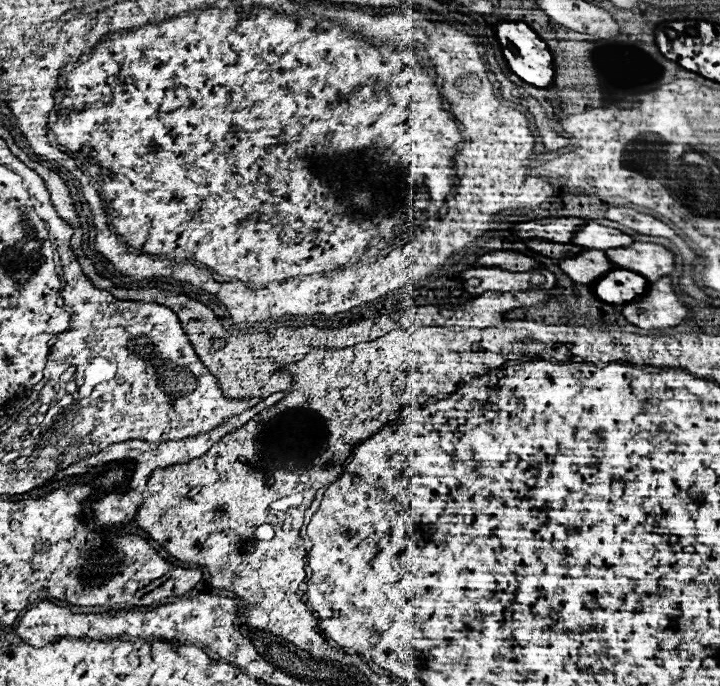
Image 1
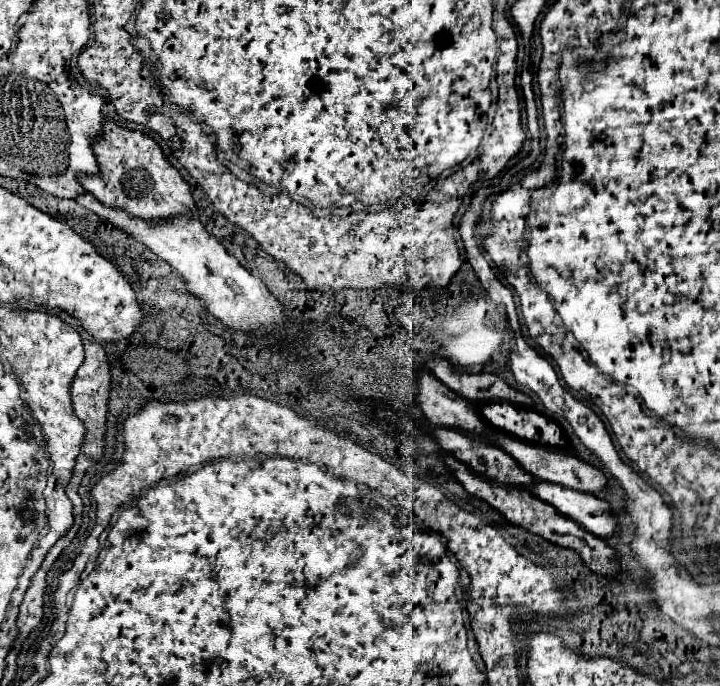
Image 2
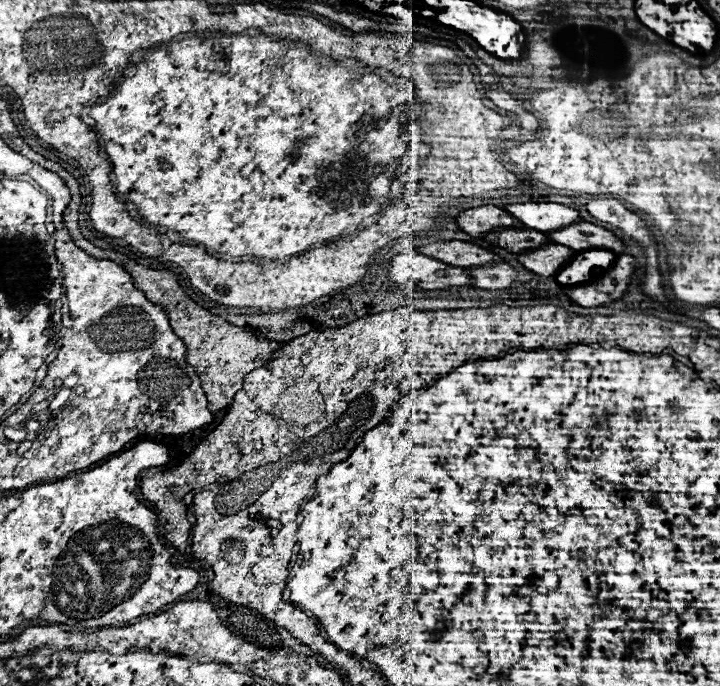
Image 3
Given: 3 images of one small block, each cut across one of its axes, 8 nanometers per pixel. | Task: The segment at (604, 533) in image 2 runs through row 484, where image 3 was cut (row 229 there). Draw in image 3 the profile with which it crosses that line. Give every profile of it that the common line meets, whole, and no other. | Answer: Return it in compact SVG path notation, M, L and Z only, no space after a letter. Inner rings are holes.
M554 202L510 204L504 210L518 218L526 228L534 228L536 232L556 232L556 228L566 228L582 220L574 208Z

